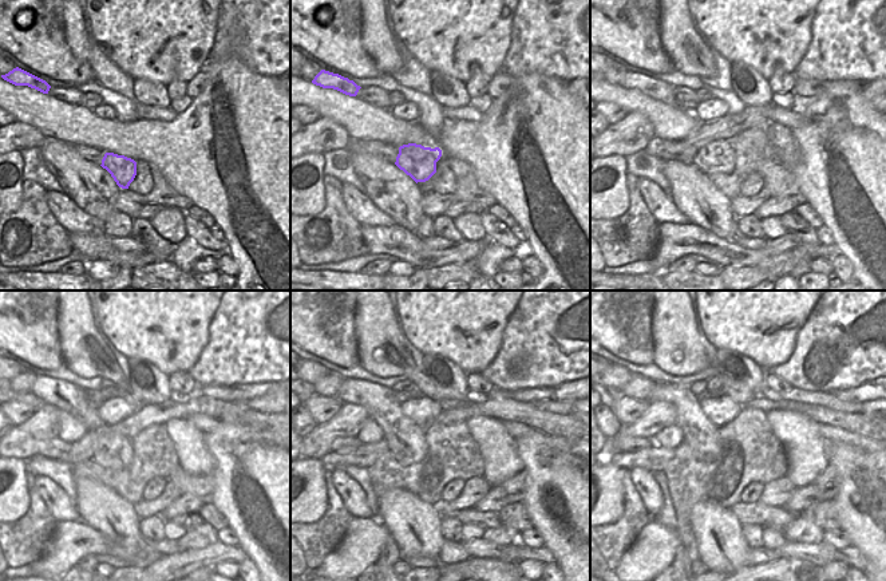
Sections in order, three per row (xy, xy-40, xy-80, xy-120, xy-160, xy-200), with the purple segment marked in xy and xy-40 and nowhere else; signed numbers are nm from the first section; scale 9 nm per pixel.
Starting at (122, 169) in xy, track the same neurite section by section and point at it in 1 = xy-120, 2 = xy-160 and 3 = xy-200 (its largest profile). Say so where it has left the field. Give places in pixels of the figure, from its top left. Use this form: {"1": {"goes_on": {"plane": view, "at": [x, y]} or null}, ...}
{"1": {"goes_on": {"plane": "xy-120", "at": [114, 451]}}, "2": {"goes_on": {"plane": "xy-160", "at": [376, 399]}}, "3": {"goes_on": {"plane": "xy-200", "at": [689, 415]}}}

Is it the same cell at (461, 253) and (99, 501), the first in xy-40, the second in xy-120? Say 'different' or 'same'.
different

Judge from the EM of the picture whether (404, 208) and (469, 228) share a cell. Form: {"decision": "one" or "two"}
{"decision": "two"}

